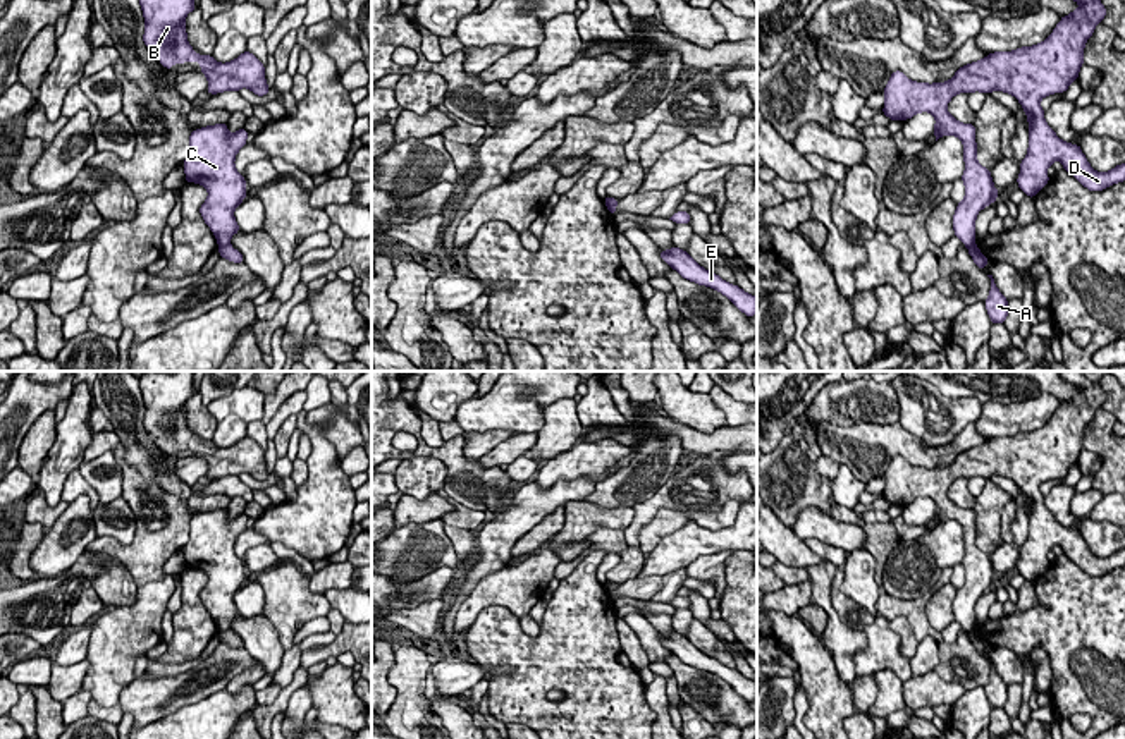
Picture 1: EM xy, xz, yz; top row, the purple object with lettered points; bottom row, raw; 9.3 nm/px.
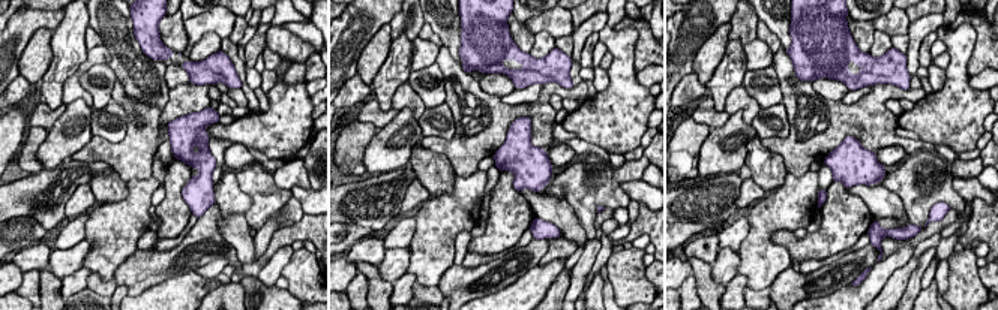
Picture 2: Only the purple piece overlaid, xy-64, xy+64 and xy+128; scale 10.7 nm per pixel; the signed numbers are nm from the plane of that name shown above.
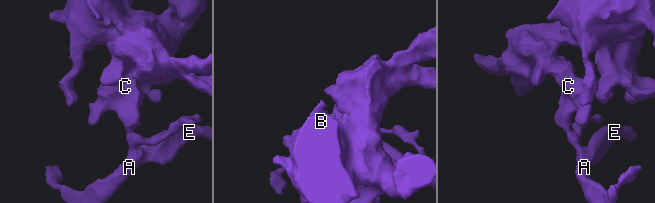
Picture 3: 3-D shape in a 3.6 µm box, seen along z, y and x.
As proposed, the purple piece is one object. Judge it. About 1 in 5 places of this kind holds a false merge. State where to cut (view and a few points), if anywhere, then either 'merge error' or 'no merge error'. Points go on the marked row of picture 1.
cut in xy along (229, 244), (219, 246); merge error

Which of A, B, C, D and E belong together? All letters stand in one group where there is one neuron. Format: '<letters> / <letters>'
A E / B C D

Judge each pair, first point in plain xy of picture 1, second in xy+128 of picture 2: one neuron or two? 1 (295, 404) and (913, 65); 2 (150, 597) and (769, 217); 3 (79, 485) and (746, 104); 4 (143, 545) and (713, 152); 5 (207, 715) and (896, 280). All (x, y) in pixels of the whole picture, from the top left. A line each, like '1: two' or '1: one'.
1: one
2: one
3: one
4: two
5: two

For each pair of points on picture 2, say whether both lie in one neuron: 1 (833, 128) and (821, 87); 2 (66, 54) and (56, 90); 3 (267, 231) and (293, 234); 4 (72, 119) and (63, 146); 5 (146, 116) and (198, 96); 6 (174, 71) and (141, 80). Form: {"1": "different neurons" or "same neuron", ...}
{"1": "different neurons", "2": "same neuron", "3": "different neurons", "4": "same neuron", "5": "different neurons", "6": "different neurons"}

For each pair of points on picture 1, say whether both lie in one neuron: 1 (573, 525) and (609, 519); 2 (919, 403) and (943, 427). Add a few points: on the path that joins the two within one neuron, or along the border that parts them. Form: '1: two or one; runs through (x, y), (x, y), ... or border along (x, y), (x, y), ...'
1: one; runs through (582, 521), (601, 519)
2: one; runs through (924, 408), (938, 421)

